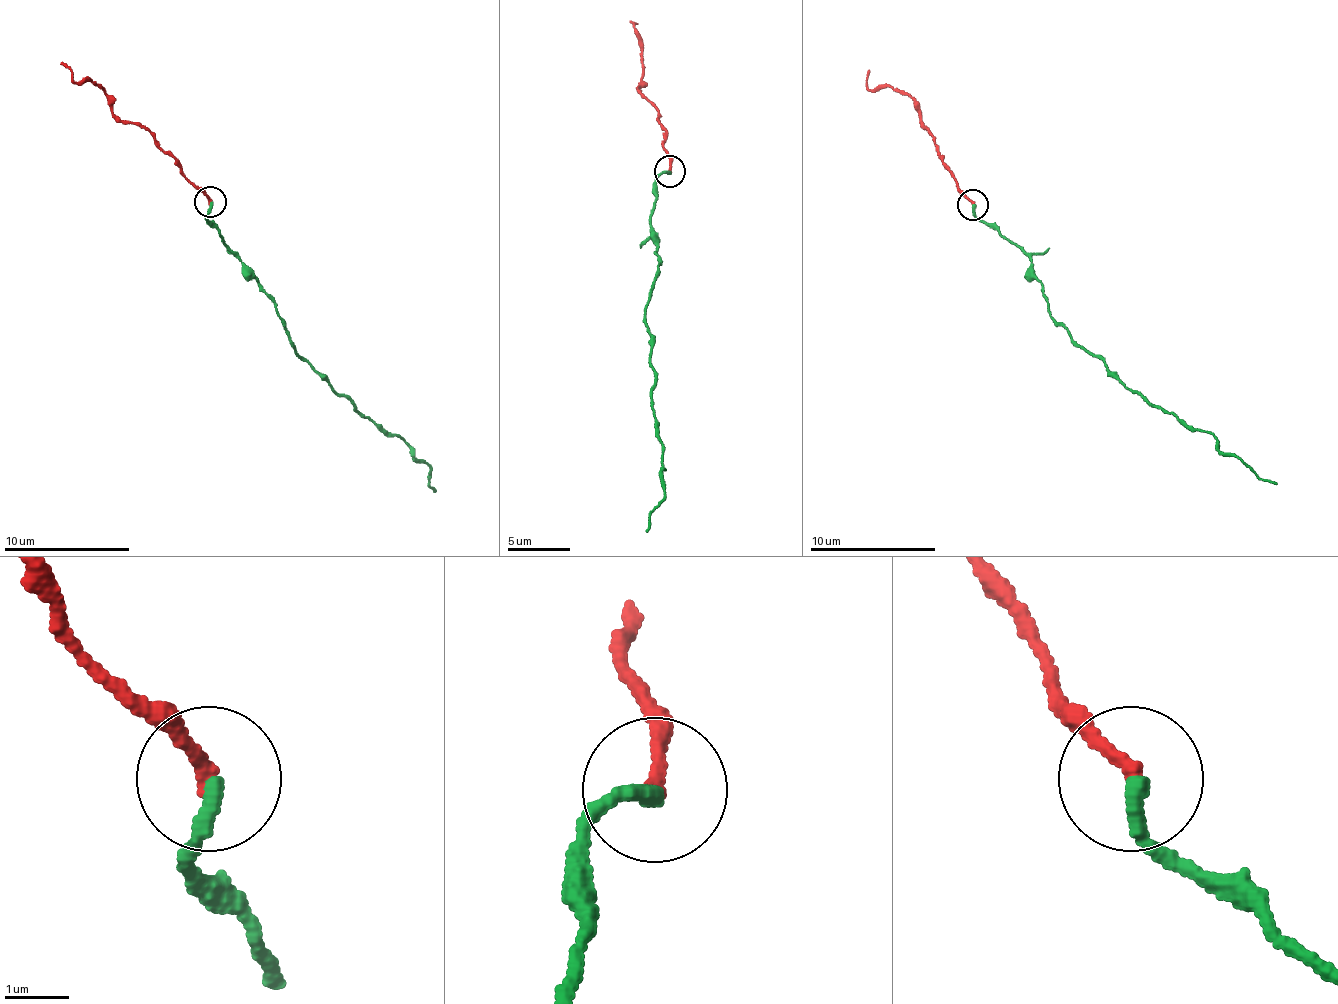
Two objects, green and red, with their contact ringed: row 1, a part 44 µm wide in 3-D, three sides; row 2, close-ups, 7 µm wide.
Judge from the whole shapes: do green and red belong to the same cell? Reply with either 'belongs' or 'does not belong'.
belongs

